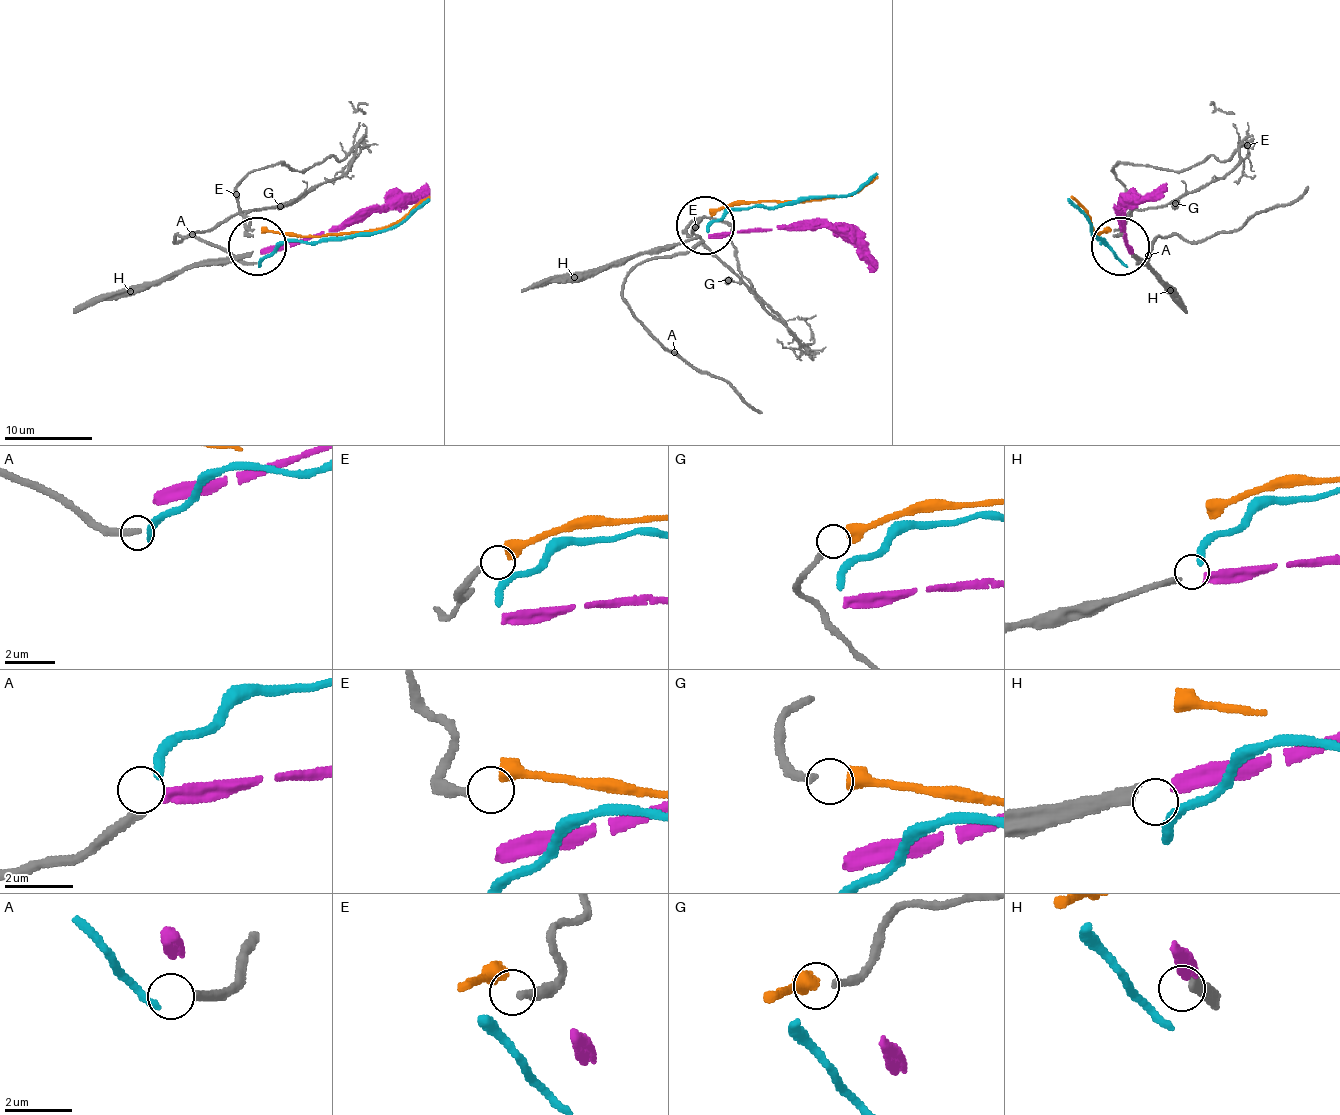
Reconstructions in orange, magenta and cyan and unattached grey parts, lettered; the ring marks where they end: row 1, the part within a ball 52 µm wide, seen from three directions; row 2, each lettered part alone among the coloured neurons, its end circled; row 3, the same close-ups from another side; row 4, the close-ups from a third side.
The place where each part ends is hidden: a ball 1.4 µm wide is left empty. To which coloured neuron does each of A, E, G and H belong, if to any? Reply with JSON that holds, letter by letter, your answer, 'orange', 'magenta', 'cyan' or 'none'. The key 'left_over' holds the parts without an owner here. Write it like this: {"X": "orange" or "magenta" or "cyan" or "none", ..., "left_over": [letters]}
{"A": "cyan", "E": "none", "G": "orange", "H": "magenta", "left_over": ["E"]}

